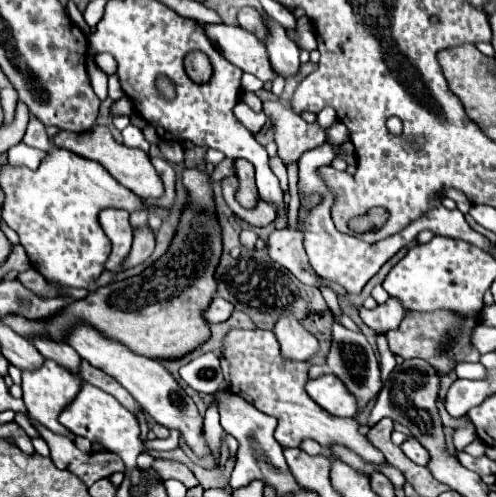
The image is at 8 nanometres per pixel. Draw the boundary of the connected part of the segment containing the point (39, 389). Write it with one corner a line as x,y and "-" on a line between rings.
44,362
44,366
36,372
22,372
22,390
24,390
24,404
26,404
26,410
28,410
28,416
34,422
46,426
54,434
68,436
73,441
76,439
76,435
58,422
60,412
64,408
68,408
68,404
72,404
72,400
80,392
80,380
74,374
70,374
62,366
56,366
56,362

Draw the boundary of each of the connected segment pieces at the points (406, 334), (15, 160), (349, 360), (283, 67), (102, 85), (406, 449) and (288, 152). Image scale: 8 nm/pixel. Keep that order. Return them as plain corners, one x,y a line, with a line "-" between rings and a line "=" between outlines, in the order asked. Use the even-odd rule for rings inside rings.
412,312
404,318
404,324
398,326
398,330
388,330
384,336
394,354
400,354
402,358
424,358
438,374
444,374
450,372
456,362
478,362
480,352
476,352
476,348
470,344
470,330
476,322
478,318
466,320
450,312
=
20,142
8,150
8,164
10,166
26,166
30,170
36,170
44,156
46,156
46,152
36,150
32,146
24,146
24,142
=
334,324
334,328
332,328
332,348
328,354
328,366
348,386
348,390
358,398
360,412
368,404
368,400
378,394
378,390
382,386
380,366
378,366
378,358
376,358
374,348
368,344
364,334
350,332
342,324
=
266,18
268,22
268,40
266,48
270,54
272,68
276,70
276,76
280,78
292,78
298,74
300,62
300,49
296,46
287,34
284,34
284,28
274,22
272,18
=
88,56
88,78
96,96
104,100
108,96
108,74
104,74
104,70
94,62
92,56
=
406,438
400,448
402,448
402,452
404,452
412,462
416,462
416,464
420,464
420,466
426,466
426,462
428,462
428,452
422,448
422,444
420,444
416,438
=
264,102
266,116
272,118
274,126
274,140
278,144
278,156
288,166
290,162
296,162
302,152
312,150
320,144
324,144
324,130
314,122
304,122
298,114
294,114
290,108
286,108
282,102

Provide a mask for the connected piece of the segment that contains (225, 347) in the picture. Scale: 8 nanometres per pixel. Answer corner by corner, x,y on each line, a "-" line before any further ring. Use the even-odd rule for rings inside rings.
230,330
224,338
220,352
222,372
228,390
244,396
260,412
274,416
278,420
274,438
282,446
300,446
302,440
312,438
328,450
334,444
346,446
356,452
370,466
384,466
386,458
368,442
368,436
360,432
356,418
338,418
324,408
320,408
304,390
308,382
308,364
306,362
288,362
280,356
280,344
270,330

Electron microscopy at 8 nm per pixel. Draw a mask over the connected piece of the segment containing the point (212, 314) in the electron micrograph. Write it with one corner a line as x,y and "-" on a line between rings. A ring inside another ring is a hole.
214,296
212,302
208,304
208,308
204,310
204,318
206,318
206,322
224,322
232,314
232,310
234,310
234,306
230,302
226,302
220,296

